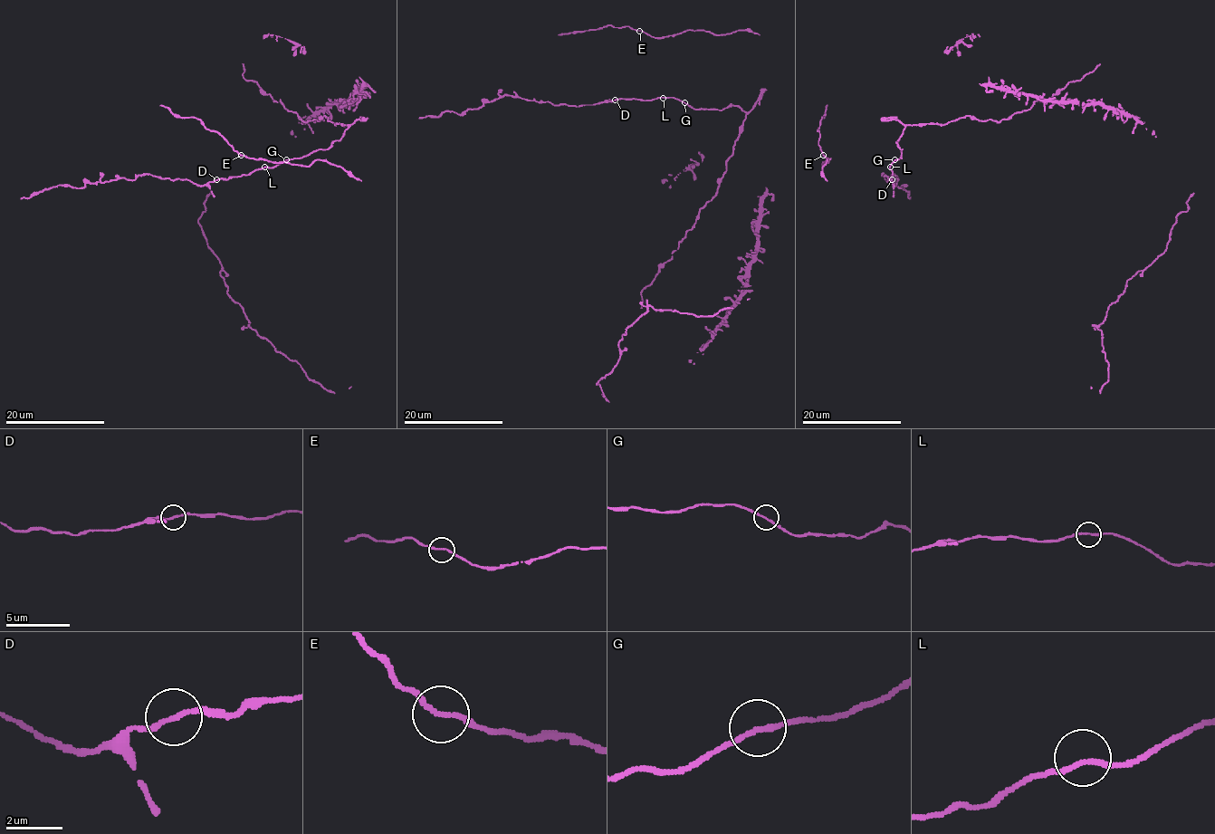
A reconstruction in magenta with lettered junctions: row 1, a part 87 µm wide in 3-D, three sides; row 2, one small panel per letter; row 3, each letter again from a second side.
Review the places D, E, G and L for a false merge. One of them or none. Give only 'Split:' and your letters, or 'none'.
Split: none

